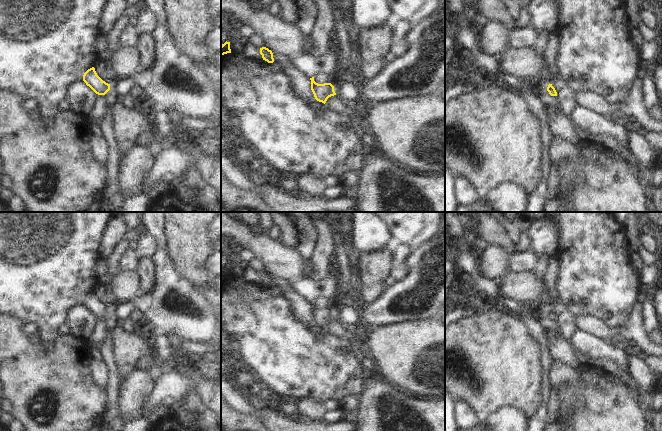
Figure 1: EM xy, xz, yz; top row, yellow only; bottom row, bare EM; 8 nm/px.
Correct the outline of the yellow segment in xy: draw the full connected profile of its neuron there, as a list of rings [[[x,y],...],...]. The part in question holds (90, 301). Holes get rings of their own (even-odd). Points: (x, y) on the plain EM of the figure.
[[[140,212],[140,223],[143,225],[143,231],[156,240],[156,251],[152,256],[155,271],[151,292],[138,294],[126,303],[116,303],[114,307],[108,308],[97,299],[95,292],[92,291],[84,297],[83,305],[98,319],[105,319],[112,313],[116,319],[124,320],[136,309],[146,317],[148,323],[152,324],[157,332],[165,334],[169,338],[176,338],[180,341],[205,342],[219,346],[221,343],[221,322],[214,314],[211,304],[190,281],[177,273],[168,255],[164,236],[164,212]]]

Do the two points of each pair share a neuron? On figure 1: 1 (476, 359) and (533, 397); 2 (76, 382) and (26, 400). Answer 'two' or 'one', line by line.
1: one
2: one

